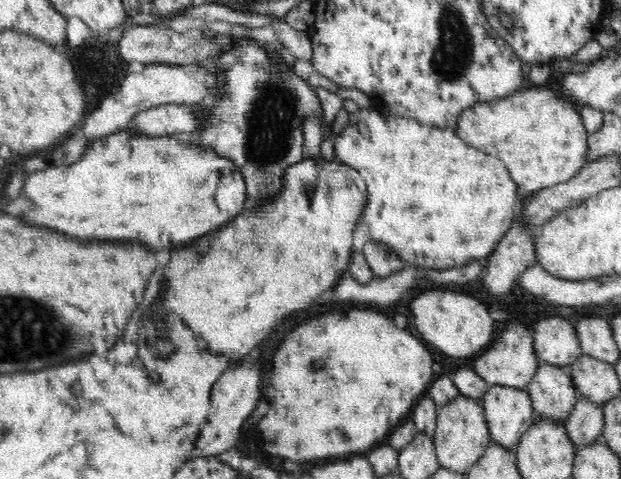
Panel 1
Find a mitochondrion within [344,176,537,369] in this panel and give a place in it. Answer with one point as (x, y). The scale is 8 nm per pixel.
(409, 205)

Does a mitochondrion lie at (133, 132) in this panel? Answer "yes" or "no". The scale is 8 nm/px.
no

